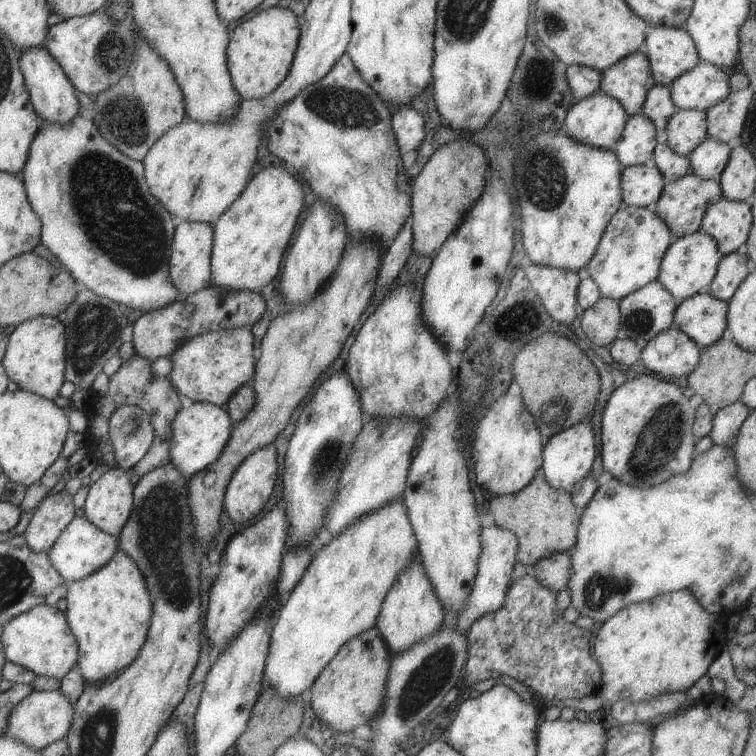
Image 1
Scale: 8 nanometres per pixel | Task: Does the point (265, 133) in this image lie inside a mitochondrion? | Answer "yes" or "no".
no

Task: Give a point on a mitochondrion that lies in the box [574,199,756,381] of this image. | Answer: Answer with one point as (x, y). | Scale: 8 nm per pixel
(639, 321)

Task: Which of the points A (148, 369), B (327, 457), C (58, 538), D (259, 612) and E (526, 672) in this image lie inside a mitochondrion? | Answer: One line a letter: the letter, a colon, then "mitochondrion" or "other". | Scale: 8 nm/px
A: other
B: mitochondrion
C: other
D: other
E: other

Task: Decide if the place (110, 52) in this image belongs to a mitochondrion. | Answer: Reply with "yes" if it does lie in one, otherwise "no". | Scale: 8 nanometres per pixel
yes

